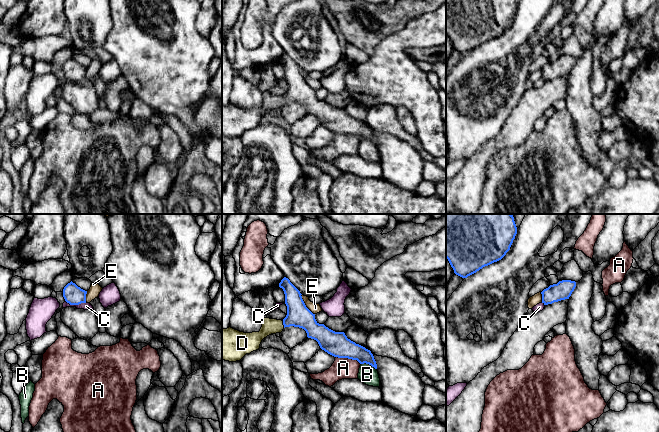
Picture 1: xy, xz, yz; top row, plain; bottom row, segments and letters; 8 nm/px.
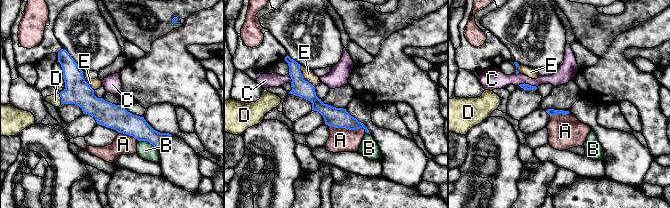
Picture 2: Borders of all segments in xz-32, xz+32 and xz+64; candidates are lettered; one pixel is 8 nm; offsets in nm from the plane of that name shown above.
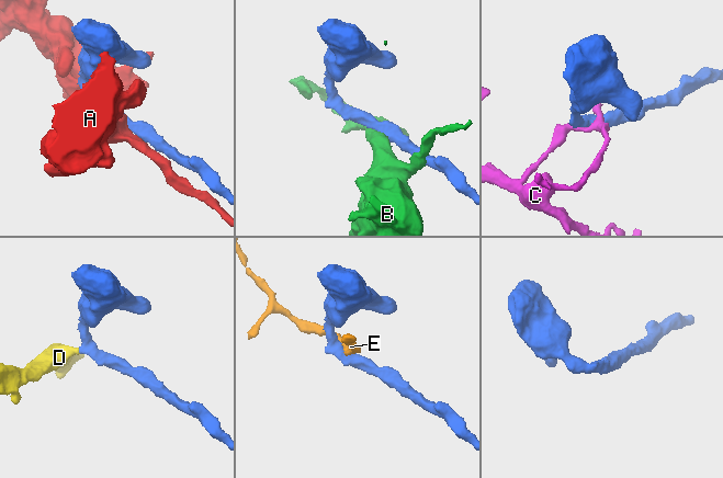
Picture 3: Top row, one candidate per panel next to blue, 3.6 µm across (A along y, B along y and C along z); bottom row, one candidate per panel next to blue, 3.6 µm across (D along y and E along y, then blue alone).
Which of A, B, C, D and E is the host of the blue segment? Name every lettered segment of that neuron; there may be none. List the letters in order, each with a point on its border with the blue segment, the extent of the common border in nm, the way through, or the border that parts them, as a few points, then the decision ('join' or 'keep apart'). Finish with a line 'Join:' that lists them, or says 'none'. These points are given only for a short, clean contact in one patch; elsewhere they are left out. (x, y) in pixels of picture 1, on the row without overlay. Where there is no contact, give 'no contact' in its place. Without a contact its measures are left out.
A: meets blue in xz at (348, 134); contact 220 nm long; border along xz (336, 132), (355, 135), (360, 140); keep apart
B: meets blue in xz at (369, 140); contact 140 nm long; border along xz (361, 139), (367, 139), (376, 145); keep apart
C: meets blue in xy at (76, 80); contact 180 nm long; border along xy (65, 76), (70, 80), (86, 78); keep apart
D: meets blue in xz at (283, 100); contact 60 nm long; runs through xz (298, 91), (283, 100), (270, 102); join
E: meets blue in xz at (304, 80); contact 200 nm long; border along xz (301, 70), (304, 80), (314, 90); keep apart
Join: D

